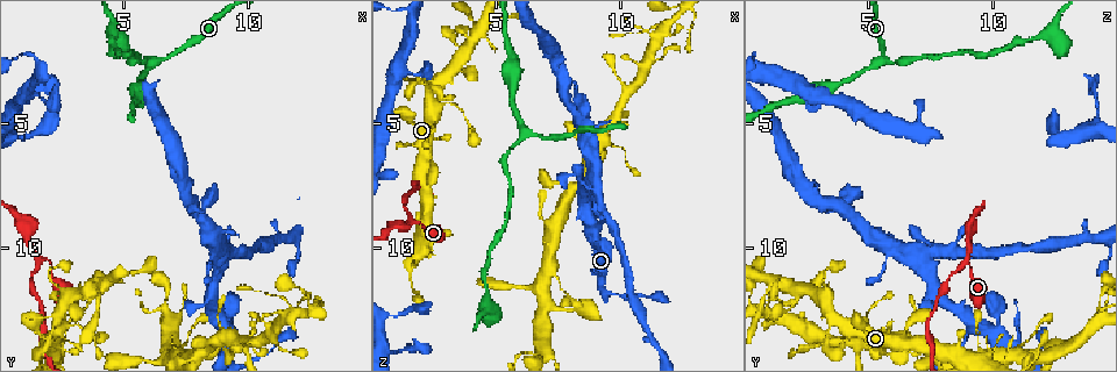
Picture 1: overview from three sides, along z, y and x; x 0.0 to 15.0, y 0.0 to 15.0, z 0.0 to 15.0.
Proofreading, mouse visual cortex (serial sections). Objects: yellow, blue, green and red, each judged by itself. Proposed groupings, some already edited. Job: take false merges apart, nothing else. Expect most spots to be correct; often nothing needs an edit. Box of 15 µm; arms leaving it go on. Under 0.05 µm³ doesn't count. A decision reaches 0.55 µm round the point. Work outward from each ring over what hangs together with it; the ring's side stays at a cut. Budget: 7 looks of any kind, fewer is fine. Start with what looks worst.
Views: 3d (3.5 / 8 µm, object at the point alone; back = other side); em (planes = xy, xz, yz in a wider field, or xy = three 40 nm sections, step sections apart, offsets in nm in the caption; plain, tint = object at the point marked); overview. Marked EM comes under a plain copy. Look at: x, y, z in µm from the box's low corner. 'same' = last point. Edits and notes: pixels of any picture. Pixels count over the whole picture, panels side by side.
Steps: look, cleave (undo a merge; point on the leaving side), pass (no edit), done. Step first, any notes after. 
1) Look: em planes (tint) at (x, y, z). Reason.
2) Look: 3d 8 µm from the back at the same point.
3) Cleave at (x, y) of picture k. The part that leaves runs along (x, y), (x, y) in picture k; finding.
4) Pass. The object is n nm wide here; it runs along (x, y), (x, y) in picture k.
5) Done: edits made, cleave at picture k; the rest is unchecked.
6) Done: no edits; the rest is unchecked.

Look: 3d 3.5 µm at (1.6, 10.5, 9.0). Abrupt turn.

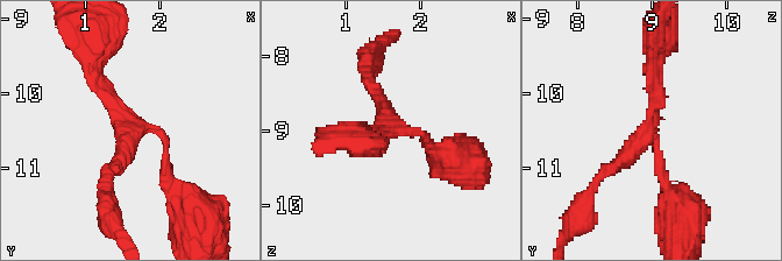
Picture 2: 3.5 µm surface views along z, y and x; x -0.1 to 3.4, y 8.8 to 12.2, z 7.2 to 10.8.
Look: em xy step 3 (tint) at (1.70, 10.45, 8.95). Shape alone is not enough.

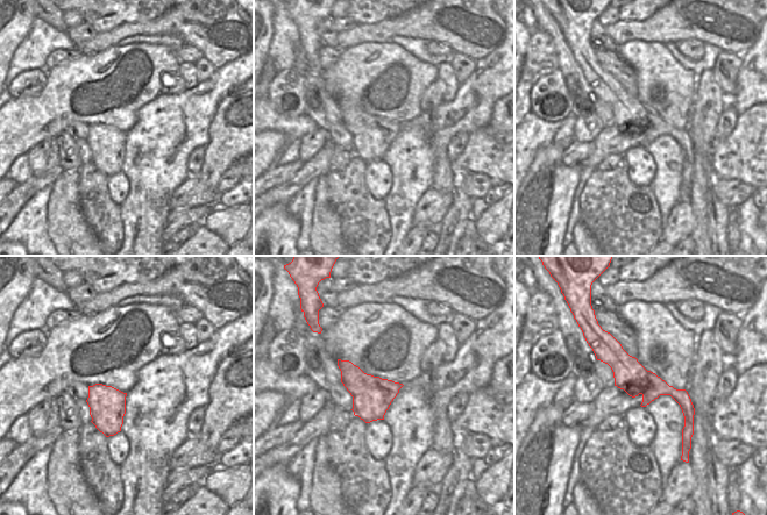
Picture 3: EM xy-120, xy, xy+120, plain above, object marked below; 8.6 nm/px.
Pass. 3 arms meet here; the arms are 150, 200, 200 nm wide; it runs along (166, 183), (163, 133), (123, 119), (98, 64) in picture 2; one cell here.

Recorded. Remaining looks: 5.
Look: 3d 3.5 µm at (6.2, 2.3, 5.3). A fork.

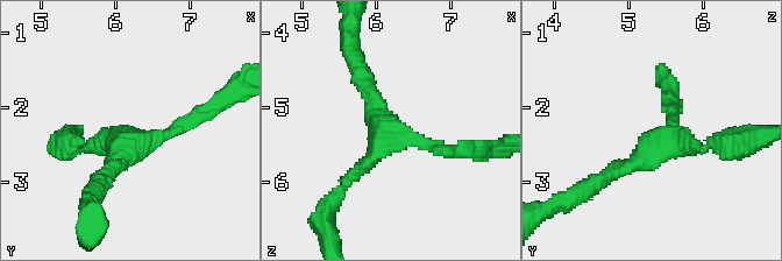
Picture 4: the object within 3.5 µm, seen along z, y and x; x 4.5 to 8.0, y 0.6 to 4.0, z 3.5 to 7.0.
Look: em xy step 3 (tint) at (6.30, 2.45, 5.35). Now the EM.

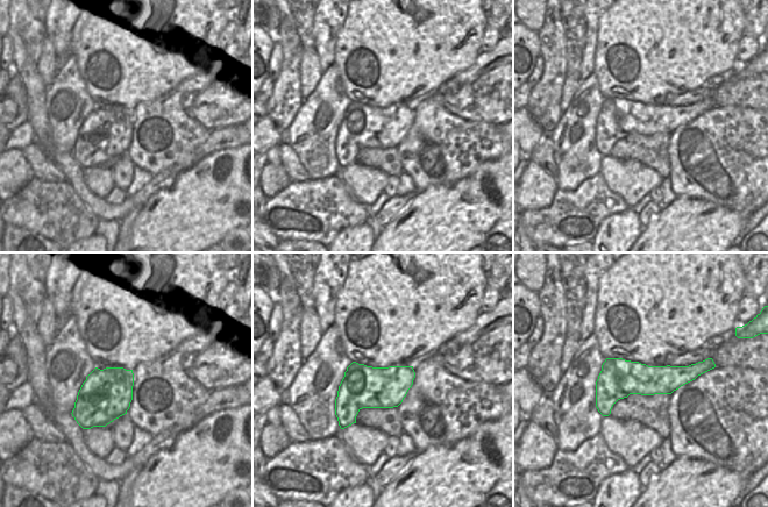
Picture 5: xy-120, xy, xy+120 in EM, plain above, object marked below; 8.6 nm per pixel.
Pass. 3 arms meet here; it runs along (206, 111), (166, 135), (85, 147) in picture 4; all the same cell.

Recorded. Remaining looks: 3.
Look: 3d 3.5 µm at (9.2, 13.4, 9.1). Small branch off a trunk.

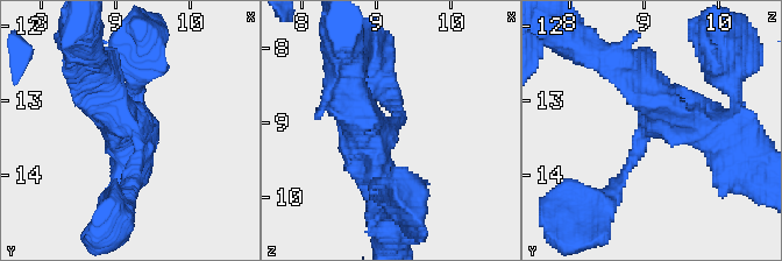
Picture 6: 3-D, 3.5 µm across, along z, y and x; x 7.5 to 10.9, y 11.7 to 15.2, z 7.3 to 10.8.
Look: em xy step 3 (tint) at (9.15, 13.30, 9.05). 3 arms meet here; the arms are 200, 400, 600 nm wide.

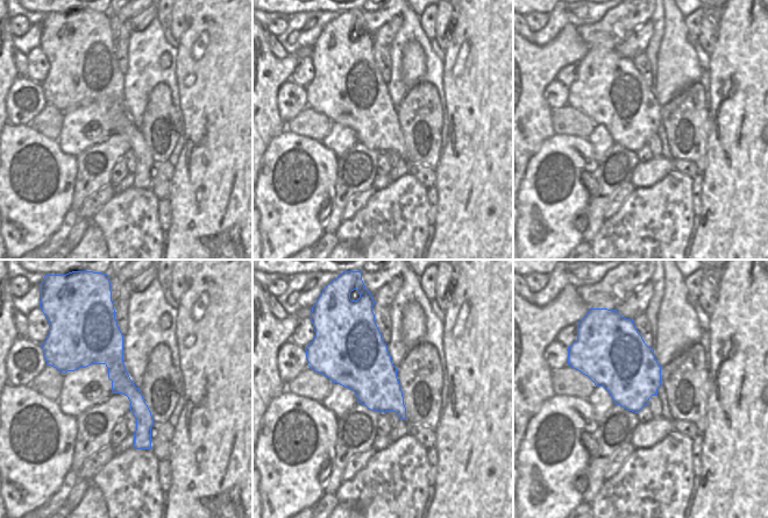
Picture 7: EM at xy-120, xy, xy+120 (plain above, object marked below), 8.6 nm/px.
Pass. It runs along (726, 135), (606, 60) in picture 6; one cell here.

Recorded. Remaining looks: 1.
Done: no edits; the rest is unchecked.

